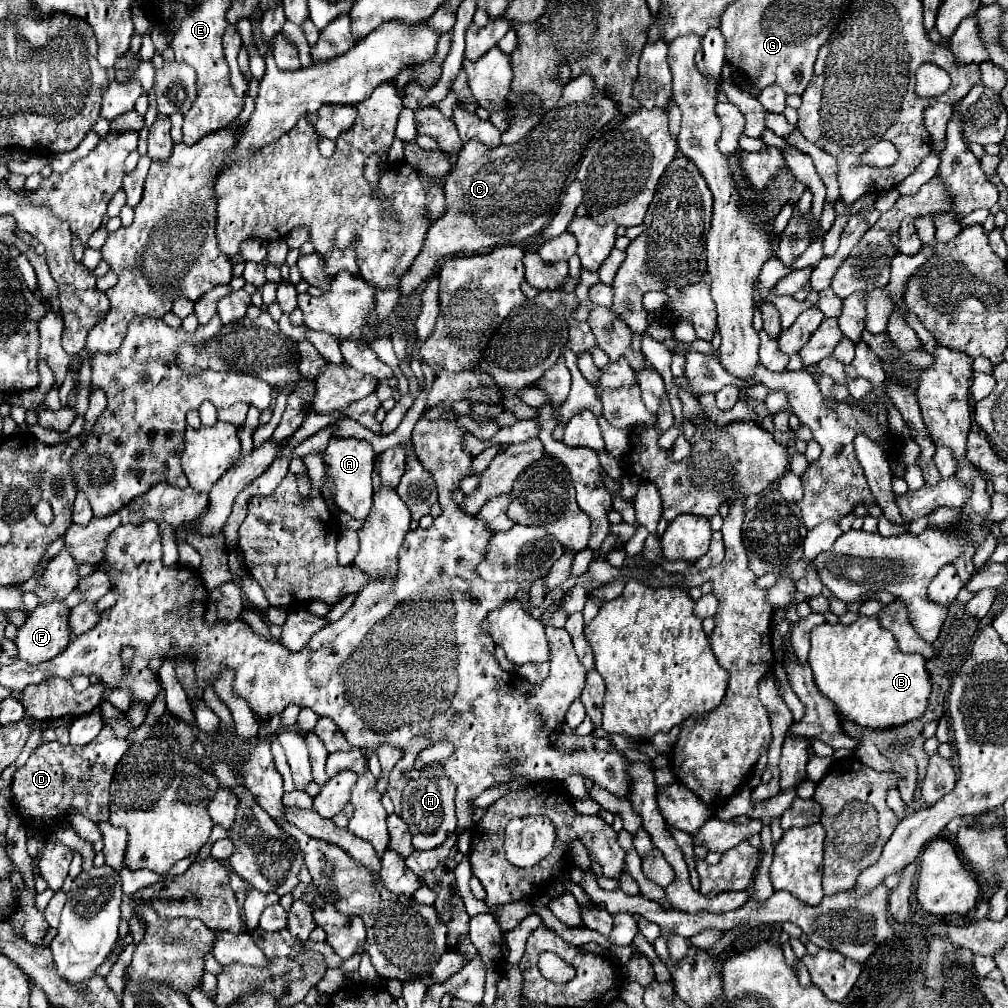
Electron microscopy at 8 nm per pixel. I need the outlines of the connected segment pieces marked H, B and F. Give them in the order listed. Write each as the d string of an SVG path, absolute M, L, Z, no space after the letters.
M436 765L434 769L422 769L422 771L430 771L430 773L422 773L420 779L410 781L404 789L404 797L402 797L402 821L406 821L410 833L412 833L412 845L416 851L424 851L424 849L434 849L438 845L442 845L442 841L446 841L450 835L456 833L458 821L454 815L454 791L456 787L440 777L440 767Z
M860 617L852 625L822 623L812 629L810 641L808 663L818 689L850 721L862 727L884 729L924 715L932 693L926 659L918 653L902 653L894 635L882 629L876 617Z
M62 599L40 603L18 629L14 639L18 647L18 659L42 663L64 651L72 639L68 615L70 613Z

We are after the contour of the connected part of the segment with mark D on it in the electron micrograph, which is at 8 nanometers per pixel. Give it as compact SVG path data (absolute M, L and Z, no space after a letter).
M108 725L102 727L98 737L88 745L62 745L50 741L40 745L24 767L14 773L12 779L12 801L18 813L24 817L30 831L42 831L46 827L64 821L70 807L76 807L90 821L108 821L108 799L110 783L116 763L128 751L130 743L114 735Z

